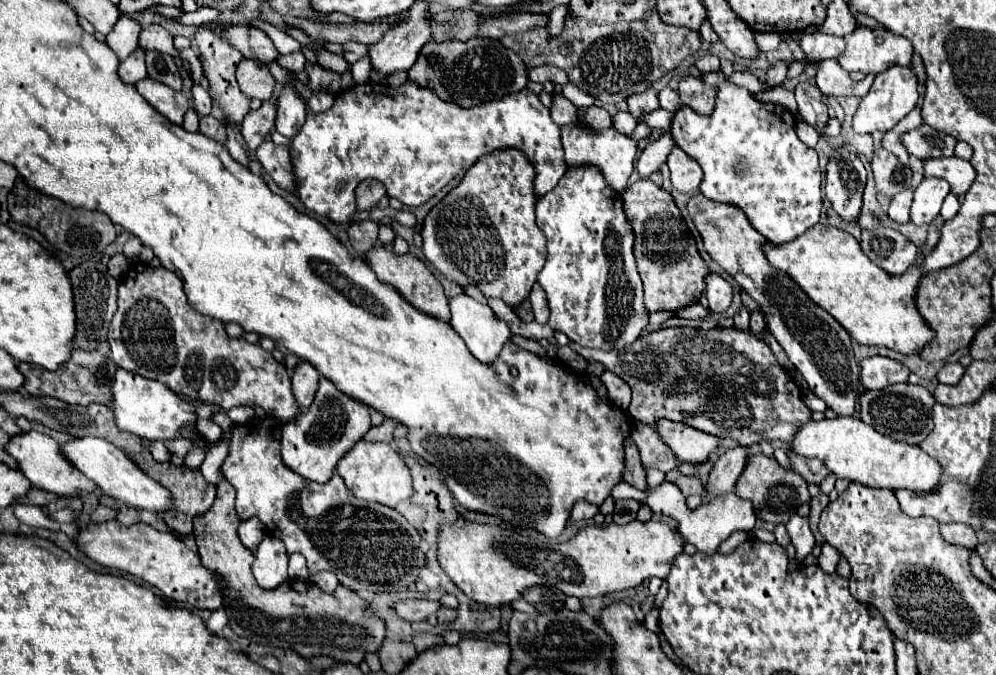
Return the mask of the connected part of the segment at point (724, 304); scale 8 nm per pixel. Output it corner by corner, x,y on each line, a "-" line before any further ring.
712,273
708,275
708,281
706,281
706,295
710,301
710,311
722,313
732,303
732,285
724,277

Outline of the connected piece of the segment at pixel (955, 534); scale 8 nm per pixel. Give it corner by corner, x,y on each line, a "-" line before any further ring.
942,523
940,533
950,543
956,543
956,545
962,545
962,547
968,547
968,549
976,547
976,543
978,543
974,529
964,525
964,523

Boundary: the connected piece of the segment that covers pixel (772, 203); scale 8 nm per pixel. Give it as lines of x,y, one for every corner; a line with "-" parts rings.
722,71
706,73
702,77
704,83
718,87
716,95
716,109
710,117
698,115
690,107
680,107
672,121
672,137
680,149
684,149
692,159
698,161
698,165
704,171
704,179
700,183
700,193
712,201
732,203
740,207
752,227
760,231
768,241
772,243
788,243
800,237
804,231
814,227
820,219
822,209
822,191
820,191
820,167
818,167
818,155
814,149
806,147
798,135
794,117
788,109
776,107
770,103
760,103
748,93
746,89
728,83
726,75

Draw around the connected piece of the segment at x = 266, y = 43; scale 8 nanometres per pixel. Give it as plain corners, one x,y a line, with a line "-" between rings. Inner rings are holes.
230,25
226,29
216,29
216,35
224,35
224,39
228,39
248,59
258,59
262,63
276,63
276,59
280,57
270,37
258,27

